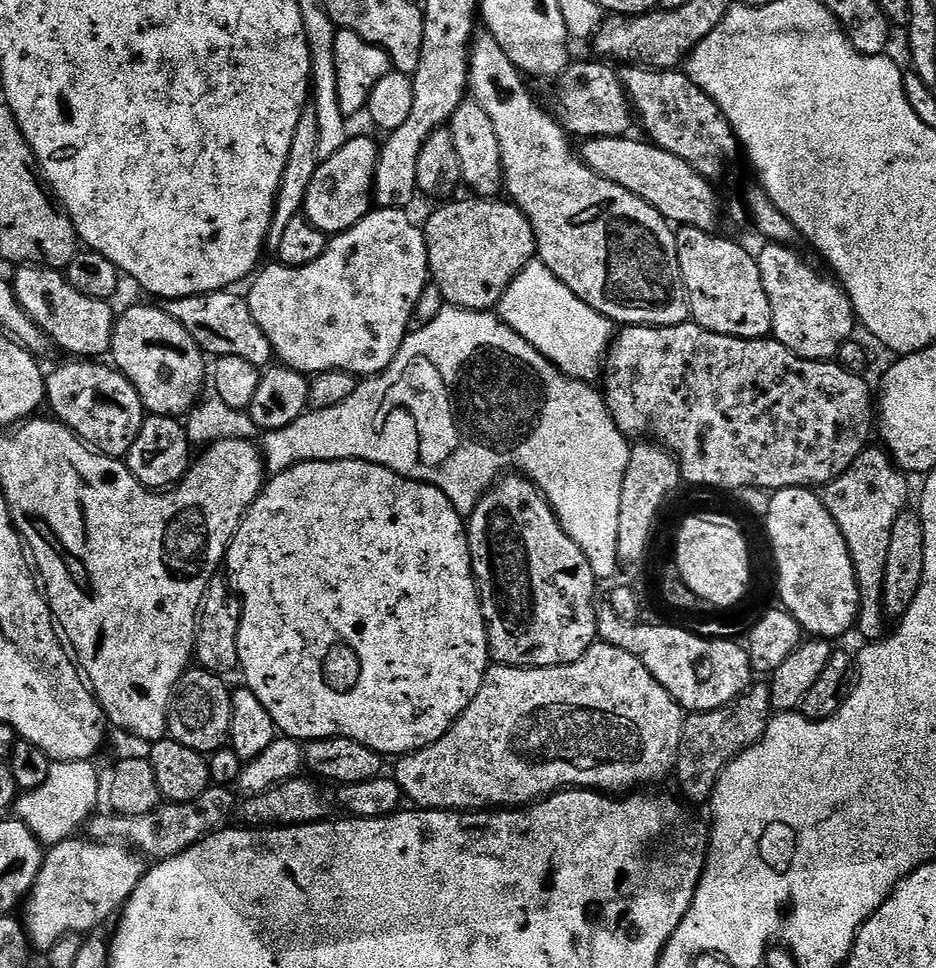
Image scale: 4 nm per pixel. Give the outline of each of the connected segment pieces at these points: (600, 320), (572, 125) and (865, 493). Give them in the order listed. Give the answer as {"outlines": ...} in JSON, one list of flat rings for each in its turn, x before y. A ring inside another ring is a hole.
{"outlines":[[[533,262,520,271,518,278,500,299,498,315,504,323,526,338,558,370,585,382,601,379,602,369,614,339,613,321,591,308,570,286,566,286,547,266]],[[591,59,569,63,568,69,558,77,560,89,556,92,554,115,573,137,628,136,632,124,634,128,634,109,624,83,611,63]],[[865,447,862,454,841,476,829,480,822,488,822,499,830,518,838,522,842,538,846,538,848,553,854,566,860,595,860,613,856,619,855,631,861,632,868,642,875,642,885,635,886,617,880,603,884,575,886,574,886,550,890,550,890,530,894,521,909,507,909,477,900,471,895,460,883,447]]]}

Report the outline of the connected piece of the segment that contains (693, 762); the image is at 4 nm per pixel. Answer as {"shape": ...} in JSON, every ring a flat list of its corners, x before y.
{"shape":[[753,683,742,695,734,698,718,710,706,710,685,715,682,726,682,742,678,746,674,781,680,792,692,804,707,805,712,799,718,778,725,766,740,756,750,746,764,737,769,720,773,719,774,709,768,684]]}

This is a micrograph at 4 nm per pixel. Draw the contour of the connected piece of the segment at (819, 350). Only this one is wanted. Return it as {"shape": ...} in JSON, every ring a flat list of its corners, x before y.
{"shape":[[771,242,763,245,764,249,758,252,762,286,766,286,766,298,770,298,772,311,771,335,786,350,798,354,798,358,807,360,827,360,839,357,842,342,853,339,857,331,858,321,856,313,852,311,852,303,844,289,835,279,823,276,816,268,811,268,795,251,795,247,787,244,774,244]]}

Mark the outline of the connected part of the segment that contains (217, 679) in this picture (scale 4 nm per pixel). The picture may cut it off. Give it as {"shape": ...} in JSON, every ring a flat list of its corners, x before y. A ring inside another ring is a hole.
{"shape":[[199,666,189,667,172,691,168,707,168,736,182,742,182,746,190,746,190,750,205,754,225,747,230,734,232,692,224,683,225,677,216,676]]}

